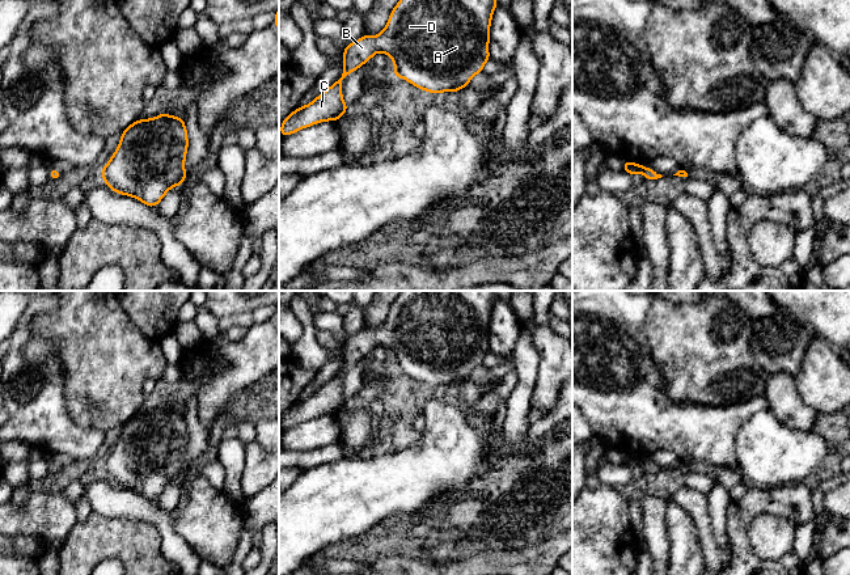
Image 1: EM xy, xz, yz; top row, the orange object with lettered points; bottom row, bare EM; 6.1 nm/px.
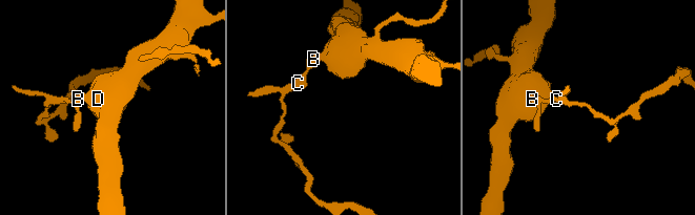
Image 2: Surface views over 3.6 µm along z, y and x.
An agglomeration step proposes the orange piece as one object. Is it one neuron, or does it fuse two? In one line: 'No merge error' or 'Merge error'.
No merge error

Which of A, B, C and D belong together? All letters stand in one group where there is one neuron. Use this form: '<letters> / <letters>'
A B C D

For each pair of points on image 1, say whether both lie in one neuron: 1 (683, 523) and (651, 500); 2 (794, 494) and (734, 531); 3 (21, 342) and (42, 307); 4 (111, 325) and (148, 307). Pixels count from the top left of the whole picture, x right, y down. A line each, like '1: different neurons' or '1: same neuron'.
1: different neurons
2: same neuron
3: same neuron
4: different neurons

